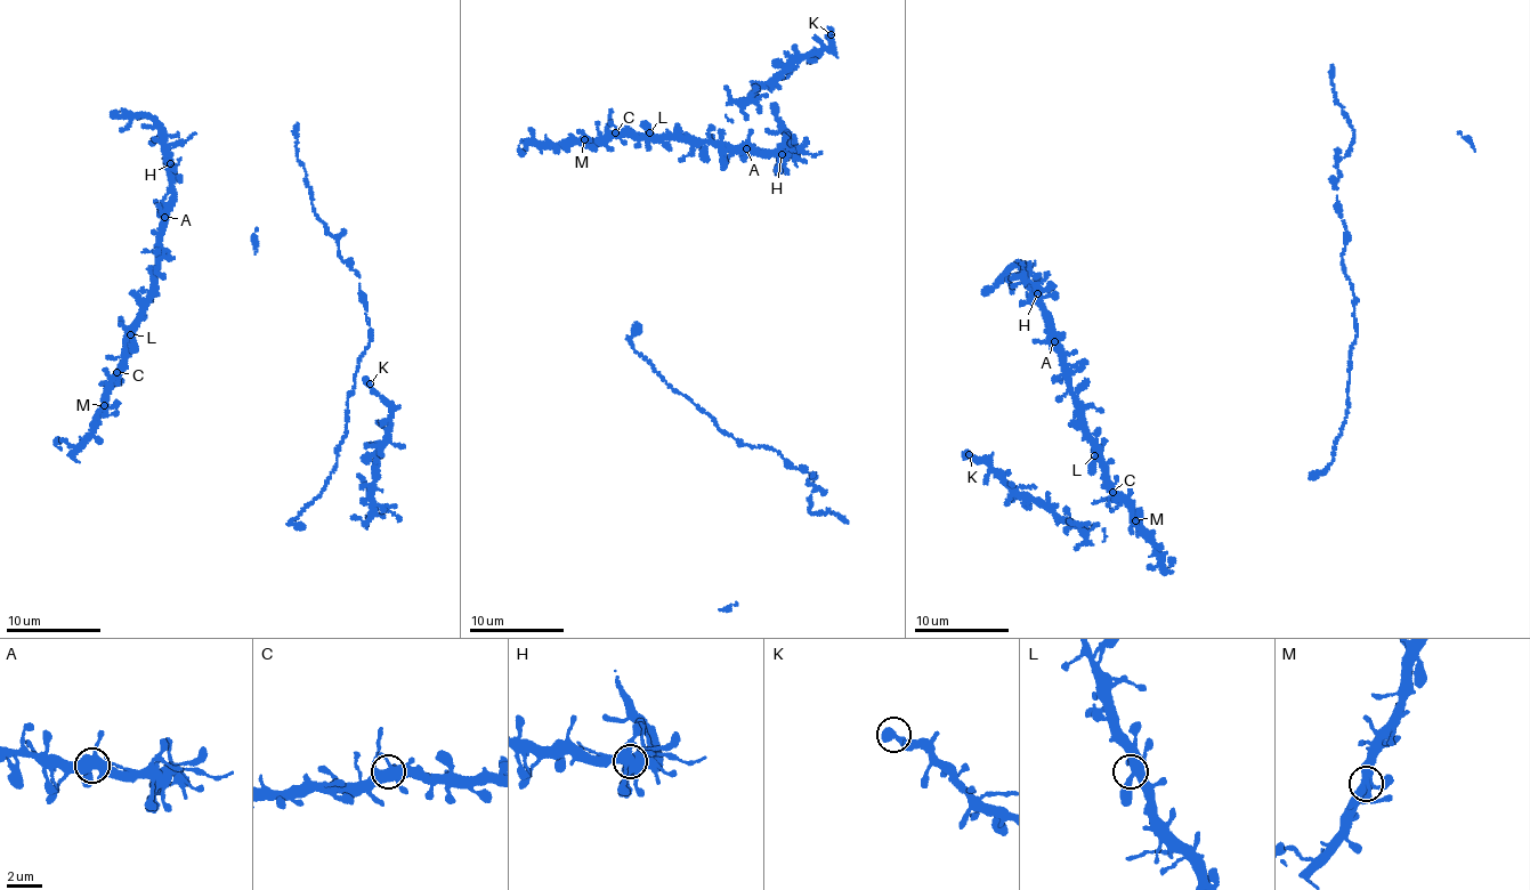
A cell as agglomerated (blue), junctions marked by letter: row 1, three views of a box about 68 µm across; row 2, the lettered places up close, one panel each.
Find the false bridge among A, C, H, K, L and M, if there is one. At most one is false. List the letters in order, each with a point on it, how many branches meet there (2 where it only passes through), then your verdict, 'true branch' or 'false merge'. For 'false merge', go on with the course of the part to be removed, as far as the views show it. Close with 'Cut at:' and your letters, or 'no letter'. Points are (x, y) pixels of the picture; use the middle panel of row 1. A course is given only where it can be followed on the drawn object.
A: (746, 148) | 4 | true branch
C: (615, 132) | 7 | true branch
H: (782, 154) | 5 | true branch
K: (831, 34) | 1 | true branch
L: (649, 132) | 5 | true branch
M: (584, 139) | 5 | true branch
Cut at: no letter

